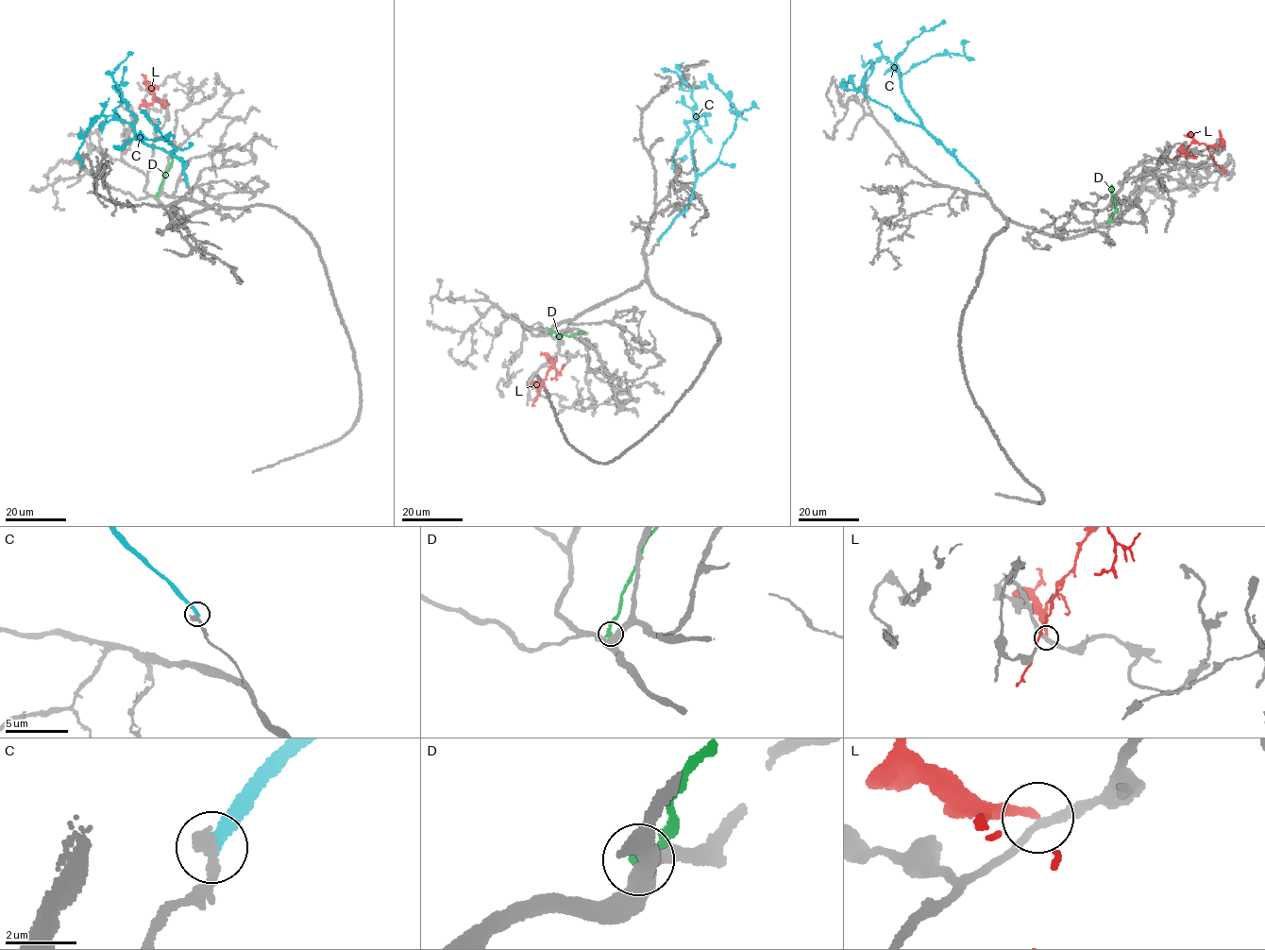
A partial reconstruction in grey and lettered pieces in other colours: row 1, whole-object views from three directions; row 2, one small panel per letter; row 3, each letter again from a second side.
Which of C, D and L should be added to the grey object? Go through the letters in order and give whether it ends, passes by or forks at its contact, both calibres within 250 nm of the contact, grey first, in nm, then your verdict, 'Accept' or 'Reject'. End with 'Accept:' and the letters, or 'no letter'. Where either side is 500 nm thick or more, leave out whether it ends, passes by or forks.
C: It ends there. Thickness 400 nm (grey) against 320 nm. Reject
D: It ends there. Thickness 400 nm (grey) against 340 nm. Reject
L: It ends there. Thickness 240 nm (grey) against 200 nm. Reject
Accept: no letter

